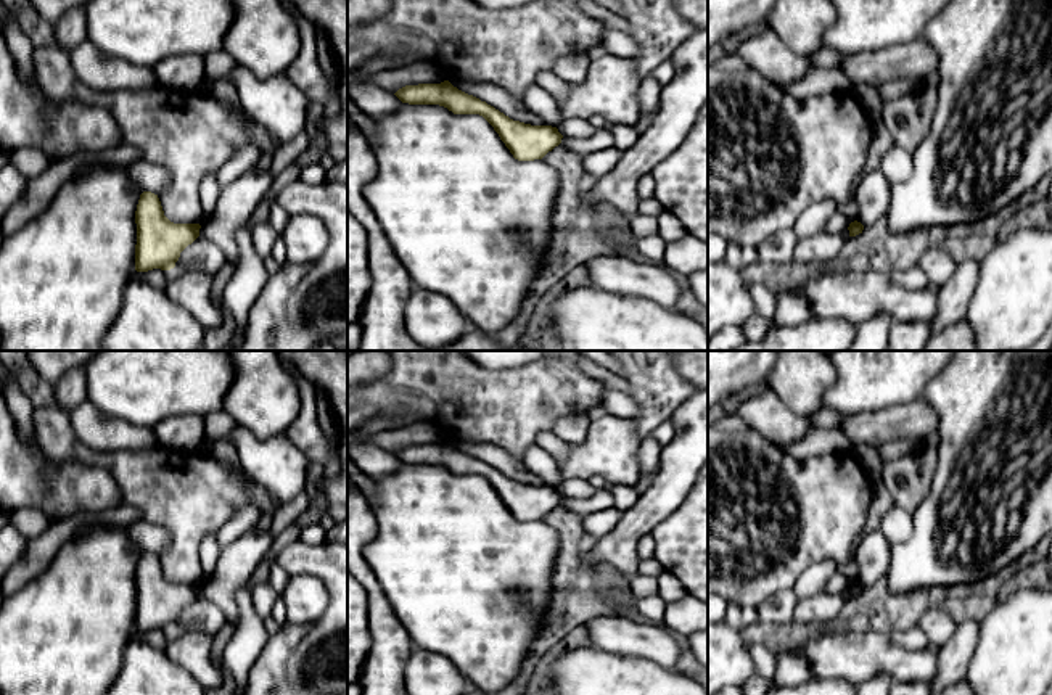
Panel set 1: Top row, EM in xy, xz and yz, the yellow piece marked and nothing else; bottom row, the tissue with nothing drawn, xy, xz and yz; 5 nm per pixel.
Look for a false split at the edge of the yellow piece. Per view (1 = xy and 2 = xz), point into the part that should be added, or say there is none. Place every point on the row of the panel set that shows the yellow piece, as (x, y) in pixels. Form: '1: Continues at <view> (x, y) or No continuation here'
1: No continuation here
2: No continuation here

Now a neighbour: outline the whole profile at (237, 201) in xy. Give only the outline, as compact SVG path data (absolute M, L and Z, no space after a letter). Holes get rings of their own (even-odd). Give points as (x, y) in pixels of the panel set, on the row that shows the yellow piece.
M251 169L238 177L220 191L214 216L199 228L199 236L217 245L227 257L227 265L233 270L240 262L235 232L257 209L261 199L269 193L273 177L269 169Z

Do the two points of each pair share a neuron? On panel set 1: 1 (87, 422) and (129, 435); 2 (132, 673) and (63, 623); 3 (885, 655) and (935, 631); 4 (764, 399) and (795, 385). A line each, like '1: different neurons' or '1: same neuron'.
1: same neuron
2: different neurons
3: different neurons
4: different neurons

